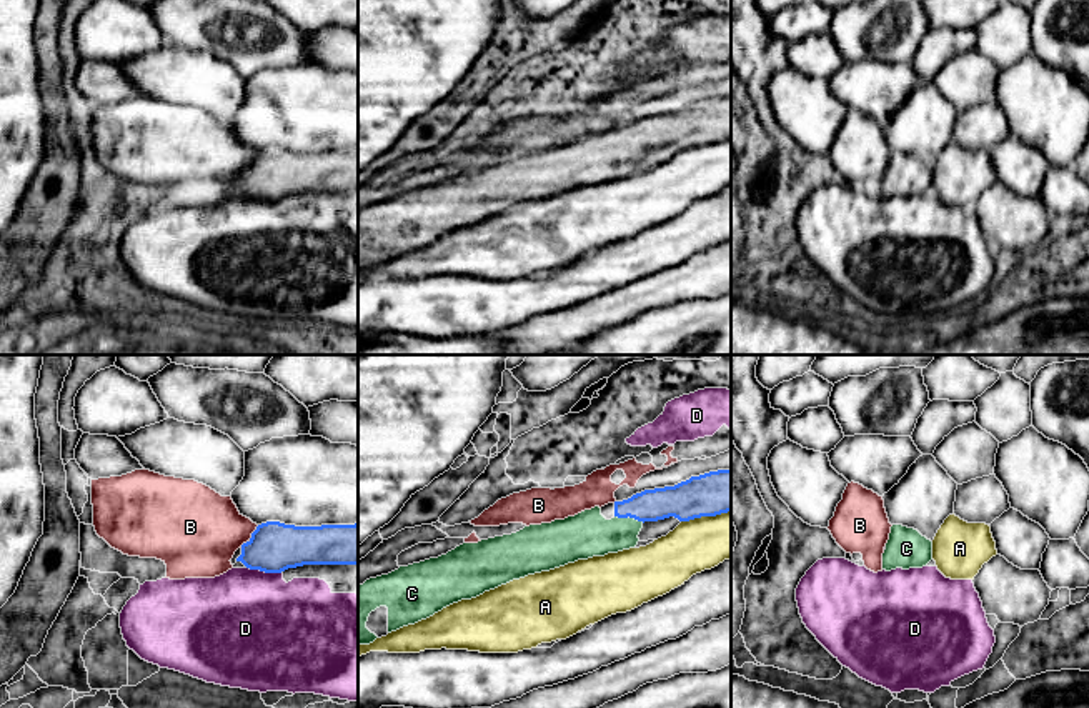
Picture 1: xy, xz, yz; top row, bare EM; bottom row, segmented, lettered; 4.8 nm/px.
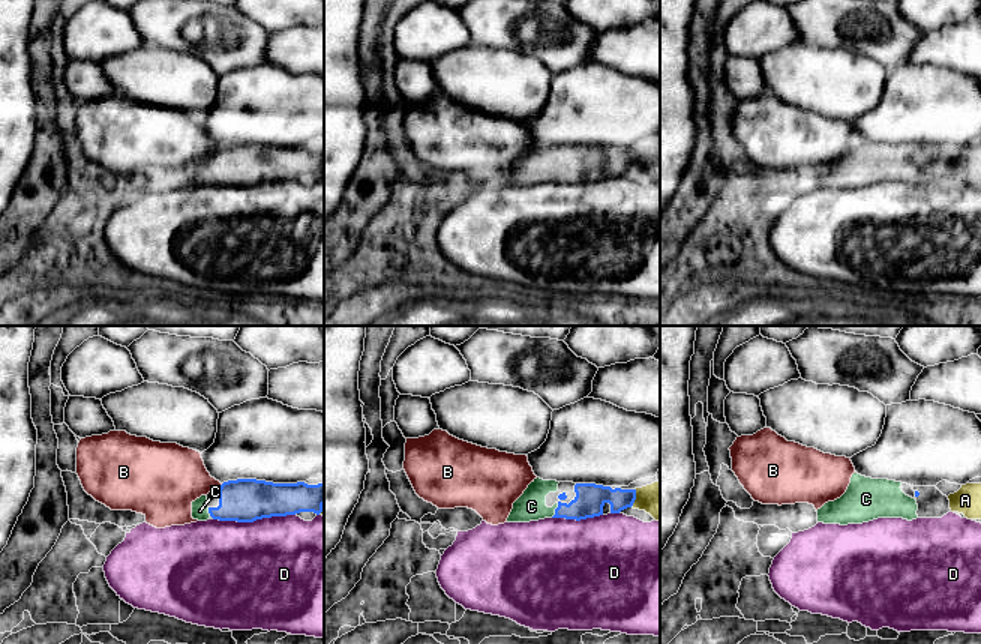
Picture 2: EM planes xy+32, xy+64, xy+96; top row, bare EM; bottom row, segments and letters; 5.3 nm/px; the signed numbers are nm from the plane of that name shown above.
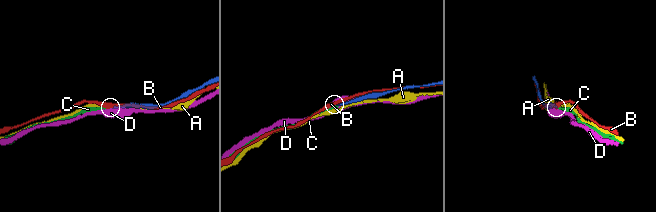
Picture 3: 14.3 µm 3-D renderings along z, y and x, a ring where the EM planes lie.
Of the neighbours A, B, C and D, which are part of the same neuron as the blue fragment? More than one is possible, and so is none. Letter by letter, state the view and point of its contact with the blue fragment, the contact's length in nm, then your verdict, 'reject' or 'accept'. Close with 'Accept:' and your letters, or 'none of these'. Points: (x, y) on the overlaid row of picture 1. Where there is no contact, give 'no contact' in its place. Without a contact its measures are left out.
A: xz (705, 515) | 240 nm | reject
B: xy (252, 537) | 140 nm | reject
C: xz (636, 518) | 80 nm | accept
D: xy (263, 570) | 170 nm | reject
Accept: C

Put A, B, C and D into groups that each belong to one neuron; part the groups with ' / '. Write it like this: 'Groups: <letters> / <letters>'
Groups: A / B / C / D

